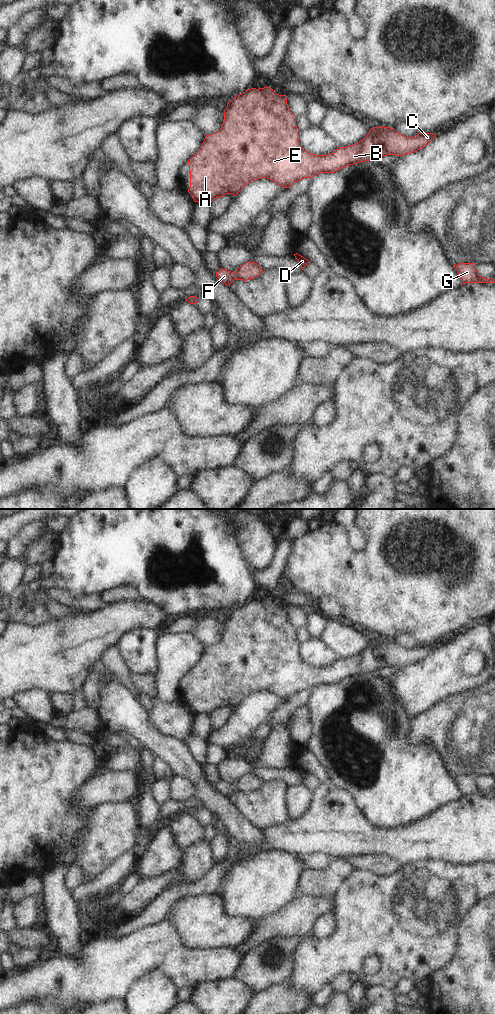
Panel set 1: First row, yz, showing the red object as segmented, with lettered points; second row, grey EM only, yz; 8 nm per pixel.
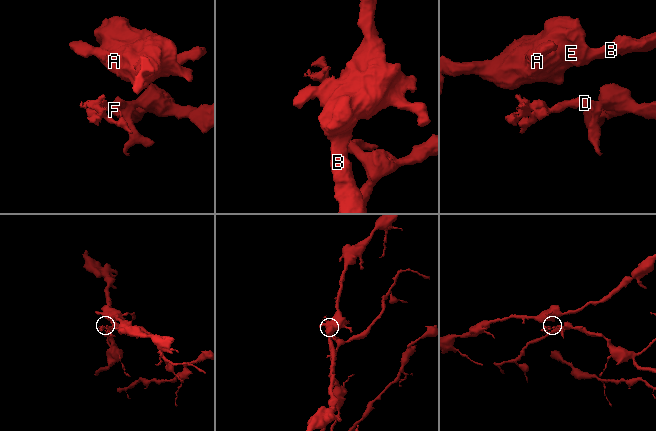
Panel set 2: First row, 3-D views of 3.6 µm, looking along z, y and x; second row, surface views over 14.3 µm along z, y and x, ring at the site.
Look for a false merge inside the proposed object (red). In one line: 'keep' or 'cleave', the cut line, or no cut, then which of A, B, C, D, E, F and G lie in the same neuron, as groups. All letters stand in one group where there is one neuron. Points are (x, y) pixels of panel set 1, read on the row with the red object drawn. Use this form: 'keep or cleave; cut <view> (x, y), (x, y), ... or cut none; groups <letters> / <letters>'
keep; cut none; groups A B C D E F G

